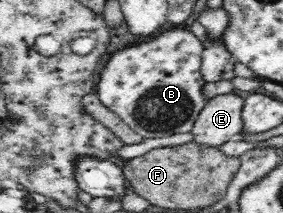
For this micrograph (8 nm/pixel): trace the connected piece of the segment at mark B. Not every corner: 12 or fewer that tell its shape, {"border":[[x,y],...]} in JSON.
{"border":[[167,26],[111,52],[95,94],[143,138],[191,132],[203,42]]}

